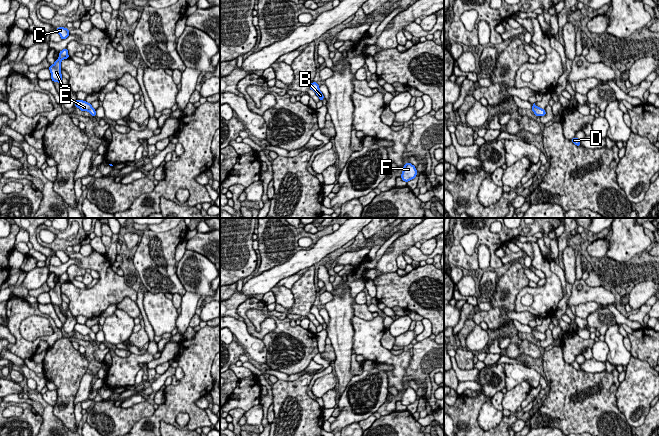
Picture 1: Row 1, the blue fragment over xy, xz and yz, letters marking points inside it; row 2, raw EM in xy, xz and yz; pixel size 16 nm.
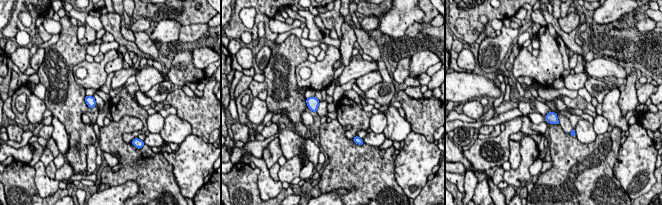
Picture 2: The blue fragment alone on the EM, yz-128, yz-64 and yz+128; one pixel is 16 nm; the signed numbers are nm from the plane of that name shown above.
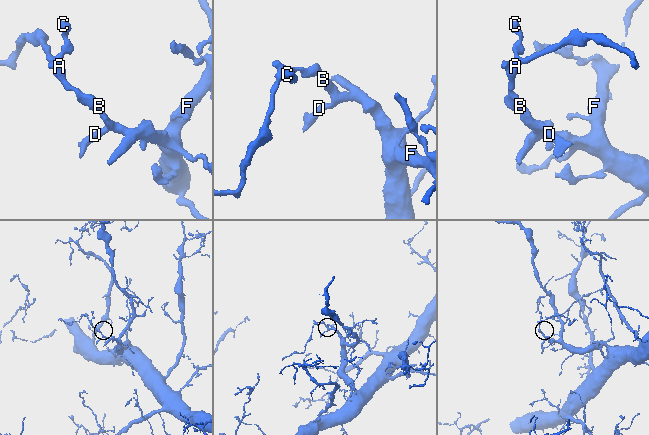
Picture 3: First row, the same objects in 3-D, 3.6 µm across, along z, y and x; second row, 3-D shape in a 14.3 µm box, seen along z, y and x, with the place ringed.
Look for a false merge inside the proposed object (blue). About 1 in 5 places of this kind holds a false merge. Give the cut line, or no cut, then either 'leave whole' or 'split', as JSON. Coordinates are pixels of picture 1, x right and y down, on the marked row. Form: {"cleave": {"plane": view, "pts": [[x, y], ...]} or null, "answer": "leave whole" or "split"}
{"cleave": null, "answer": "leave whole"}

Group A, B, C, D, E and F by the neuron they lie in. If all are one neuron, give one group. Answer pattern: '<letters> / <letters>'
A B C D E F

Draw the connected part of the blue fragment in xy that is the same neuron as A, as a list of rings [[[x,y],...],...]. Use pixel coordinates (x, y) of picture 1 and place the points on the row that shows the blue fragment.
[[[64,48],[62,51],[59,52],[59,58],[55,60],[55,63],[53,65],[49,66],[49,70],[51,73],[51,79],[53,82],[58,82],[61,85],[62,80],[62,74],[61,74],[61,61],[63,59],[68,59],[68,50],[67,48]]]

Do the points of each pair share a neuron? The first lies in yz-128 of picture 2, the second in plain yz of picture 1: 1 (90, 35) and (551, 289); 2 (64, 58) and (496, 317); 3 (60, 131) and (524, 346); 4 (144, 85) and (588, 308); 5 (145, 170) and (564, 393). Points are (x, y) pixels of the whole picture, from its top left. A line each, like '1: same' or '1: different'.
1: same
2: same
3: different
4: same
5: same

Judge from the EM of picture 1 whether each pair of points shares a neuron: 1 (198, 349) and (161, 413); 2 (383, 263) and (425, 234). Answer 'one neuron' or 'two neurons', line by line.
1: one neuron
2: one neuron

